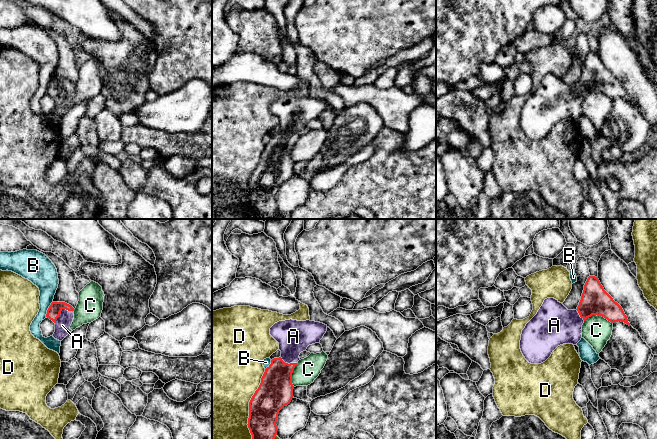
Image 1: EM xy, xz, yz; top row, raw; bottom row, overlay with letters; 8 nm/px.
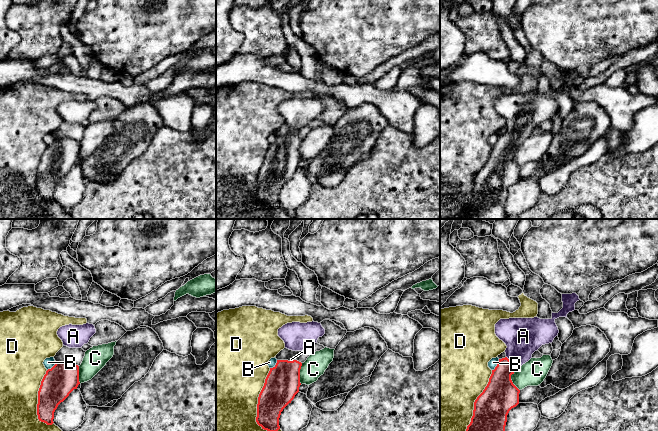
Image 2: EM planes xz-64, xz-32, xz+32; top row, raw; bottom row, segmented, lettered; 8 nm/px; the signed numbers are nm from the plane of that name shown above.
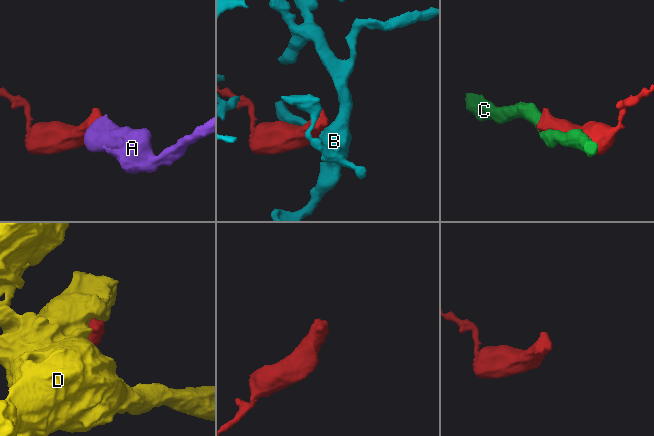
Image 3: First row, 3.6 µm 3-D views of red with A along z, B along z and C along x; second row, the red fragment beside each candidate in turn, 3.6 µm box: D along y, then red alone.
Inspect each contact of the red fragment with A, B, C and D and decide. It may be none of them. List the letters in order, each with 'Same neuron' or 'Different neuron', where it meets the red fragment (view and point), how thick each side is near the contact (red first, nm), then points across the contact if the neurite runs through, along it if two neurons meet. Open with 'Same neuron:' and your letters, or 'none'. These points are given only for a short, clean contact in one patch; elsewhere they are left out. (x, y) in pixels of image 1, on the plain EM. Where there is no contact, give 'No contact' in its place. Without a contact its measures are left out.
Same neuron: A
A: Same neuron. Touches red at xy (61, 86). Thickness 110 nm (red) against 130 nm. Path across: xy (54, 86), (61, 86), (62, 101)
B: Different neuron. Touches red at xy (48, 85). Thickness 110 nm (red) against 190 nm
C: Different neuron. Touches red at yz (598, 91). Thickness 220 nm (red) against 240 nm
D: Different neuron. Touches red at xz (249, 182). Thickness 280 nm (red) against 500 nm

